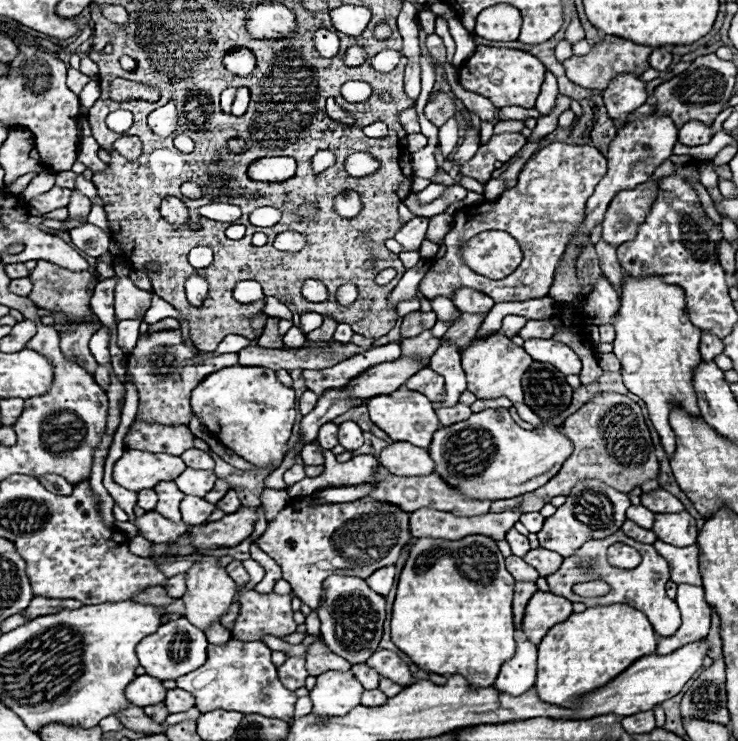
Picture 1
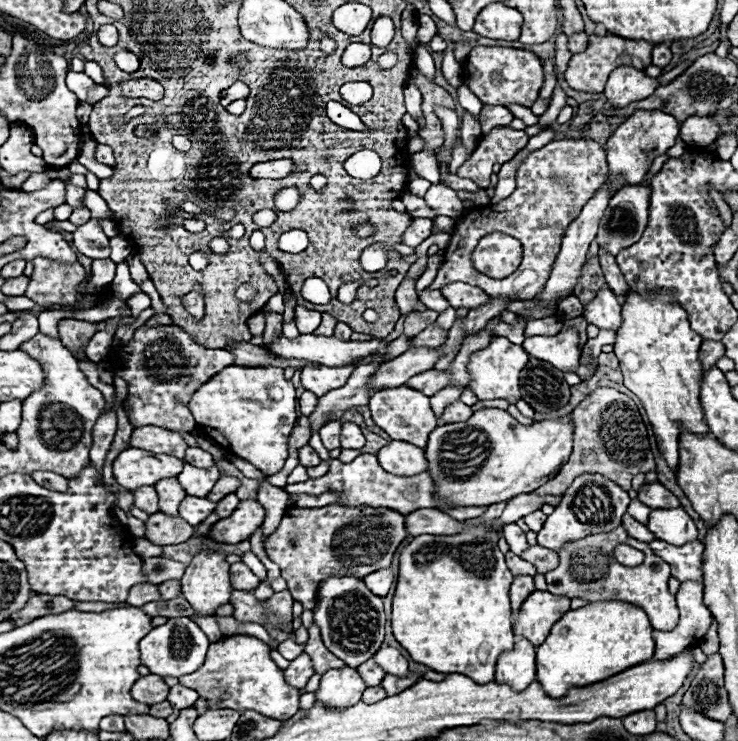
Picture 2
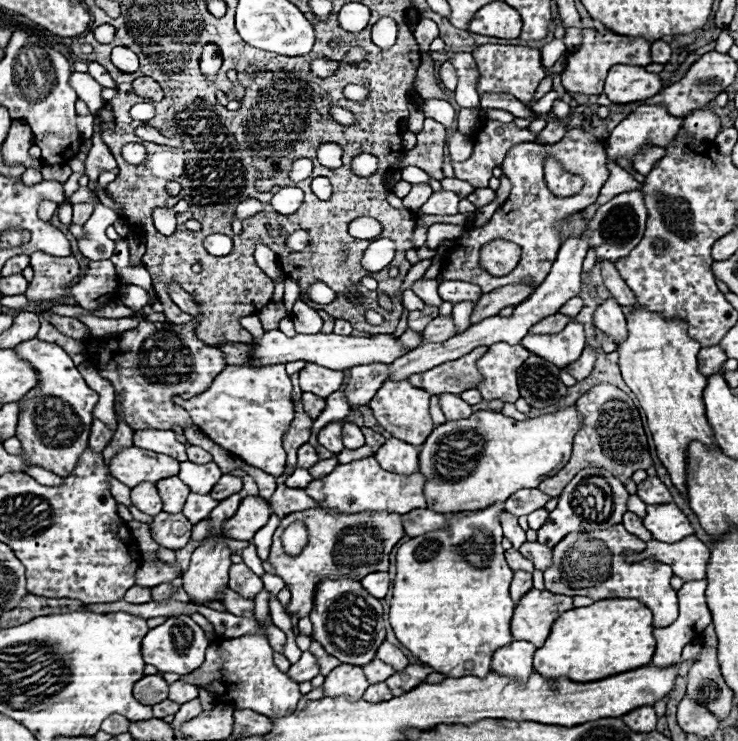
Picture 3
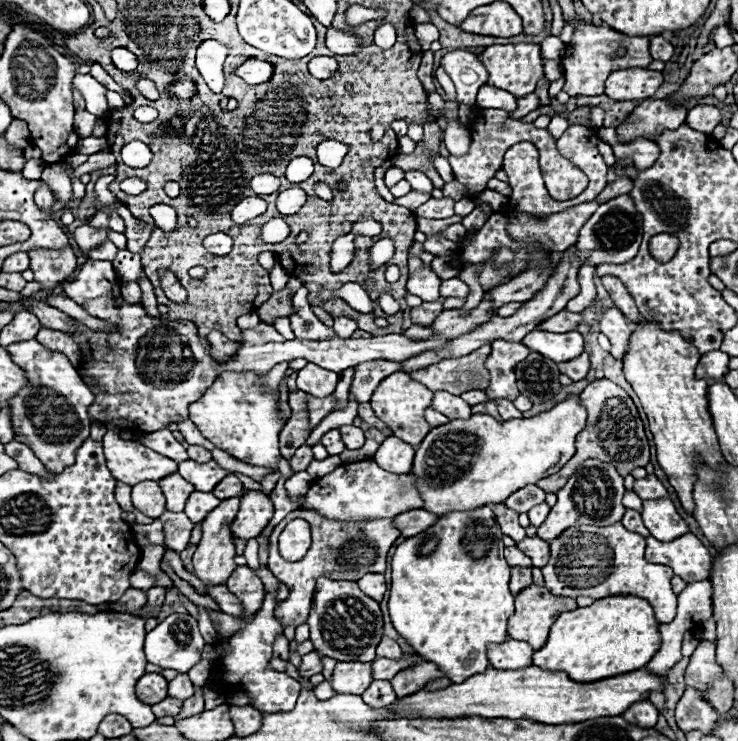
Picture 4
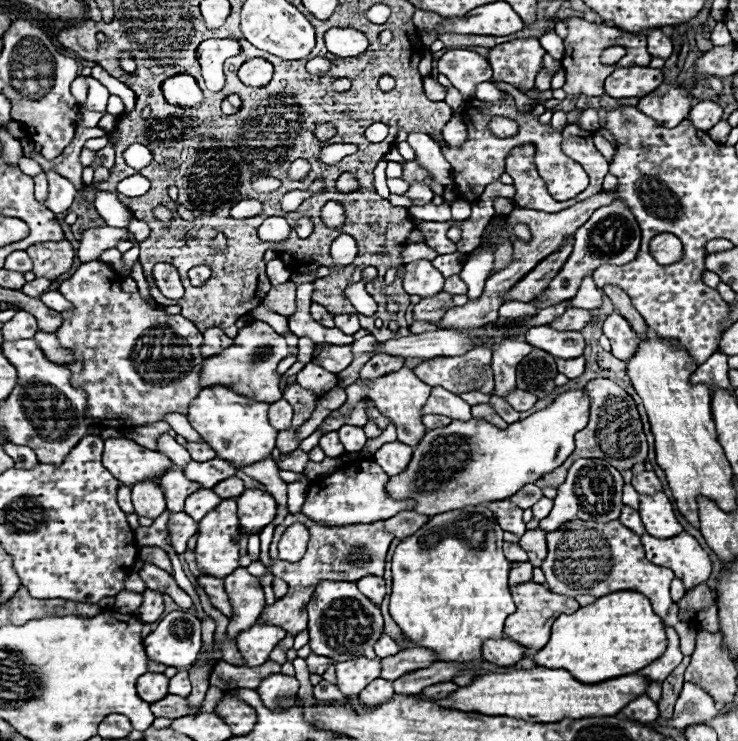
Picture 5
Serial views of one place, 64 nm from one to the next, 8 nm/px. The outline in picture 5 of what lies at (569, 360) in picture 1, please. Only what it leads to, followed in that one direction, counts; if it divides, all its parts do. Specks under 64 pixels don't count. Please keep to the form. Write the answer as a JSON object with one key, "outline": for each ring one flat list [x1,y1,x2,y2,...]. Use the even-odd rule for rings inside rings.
{"outline":[[534,326,526,332,526,342,550,352,554,358,578,358,584,352,584,336,576,330,556,330,552,326]]}

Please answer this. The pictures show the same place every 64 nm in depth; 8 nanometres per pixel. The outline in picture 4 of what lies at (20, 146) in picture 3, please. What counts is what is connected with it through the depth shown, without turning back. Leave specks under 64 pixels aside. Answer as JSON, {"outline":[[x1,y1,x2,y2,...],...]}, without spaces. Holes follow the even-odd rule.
{"outline":[[12,120,12,124,10,124,8,130,6,130,6,140,8,140,12,146,24,150,24,148,30,144,30,132,28,132,26,124,20,122,20,120]]}

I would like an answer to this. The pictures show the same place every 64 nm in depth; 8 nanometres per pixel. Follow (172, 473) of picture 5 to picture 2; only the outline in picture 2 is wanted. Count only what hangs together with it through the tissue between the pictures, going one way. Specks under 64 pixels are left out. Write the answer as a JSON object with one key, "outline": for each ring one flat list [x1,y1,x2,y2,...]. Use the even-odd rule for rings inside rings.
{"outline":[[166,478,166,480,160,480,158,484,154,484,154,488,160,498,160,512,170,514,170,516,178,516,180,502,186,498,186,490,178,484,178,480]]}

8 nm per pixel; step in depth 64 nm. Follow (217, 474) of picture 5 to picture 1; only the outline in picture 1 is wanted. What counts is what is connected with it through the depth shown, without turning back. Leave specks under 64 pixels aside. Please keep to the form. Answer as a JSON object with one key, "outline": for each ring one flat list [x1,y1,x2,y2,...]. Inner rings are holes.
{"outline":[[186,468,176,480,176,486,190,496,198,496,204,498,206,492,210,492,214,488,216,482,216,474,212,470,194,470,194,468]]}

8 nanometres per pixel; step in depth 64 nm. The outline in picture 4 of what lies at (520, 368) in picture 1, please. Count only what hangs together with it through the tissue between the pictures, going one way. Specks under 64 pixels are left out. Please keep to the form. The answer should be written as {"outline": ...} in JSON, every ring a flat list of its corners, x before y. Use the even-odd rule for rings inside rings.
{"outline":[[496,340,492,352,486,360,486,368,490,370,490,388,486,390,488,398,508,398,514,400,518,396,514,368,530,354,522,342,508,342]]}

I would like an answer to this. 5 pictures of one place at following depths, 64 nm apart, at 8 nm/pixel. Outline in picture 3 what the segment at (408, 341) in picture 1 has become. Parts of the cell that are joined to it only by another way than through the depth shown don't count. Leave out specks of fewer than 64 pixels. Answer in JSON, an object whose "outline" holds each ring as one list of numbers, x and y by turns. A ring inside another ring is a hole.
{"outline":[[436,316,424,330,424,342,446,342,450,336,454,336,458,330,454,326,452,316]]}

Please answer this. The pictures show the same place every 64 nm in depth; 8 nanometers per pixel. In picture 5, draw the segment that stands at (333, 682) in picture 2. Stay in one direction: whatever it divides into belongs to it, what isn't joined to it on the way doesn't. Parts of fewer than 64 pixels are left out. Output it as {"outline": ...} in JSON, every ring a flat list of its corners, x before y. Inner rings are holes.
{"outline":[[358,656,354,660,338,662,336,686,344,696,356,696,362,688,366,688,366,684,370,684,370,680,380,678,380,670,382,670,380,658]]}

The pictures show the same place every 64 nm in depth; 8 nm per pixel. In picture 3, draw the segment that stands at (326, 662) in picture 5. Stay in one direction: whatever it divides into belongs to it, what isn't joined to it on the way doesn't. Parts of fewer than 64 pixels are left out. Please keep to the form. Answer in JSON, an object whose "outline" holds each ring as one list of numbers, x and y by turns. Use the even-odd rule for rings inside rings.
{"outline":[[302,652,302,658,296,664,292,664,288,670,288,676,292,680,296,680,298,684,312,680,316,674,320,674,320,668,318,668,316,658,310,652]]}

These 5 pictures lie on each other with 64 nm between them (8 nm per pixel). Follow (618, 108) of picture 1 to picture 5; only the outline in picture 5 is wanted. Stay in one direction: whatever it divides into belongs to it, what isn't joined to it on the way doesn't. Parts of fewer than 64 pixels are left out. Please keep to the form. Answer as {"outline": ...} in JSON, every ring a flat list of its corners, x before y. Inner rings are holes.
{"outline":[[616,68,606,78,606,94,612,98,632,98,644,96,640,92,654,92,662,84,662,70,660,68]]}

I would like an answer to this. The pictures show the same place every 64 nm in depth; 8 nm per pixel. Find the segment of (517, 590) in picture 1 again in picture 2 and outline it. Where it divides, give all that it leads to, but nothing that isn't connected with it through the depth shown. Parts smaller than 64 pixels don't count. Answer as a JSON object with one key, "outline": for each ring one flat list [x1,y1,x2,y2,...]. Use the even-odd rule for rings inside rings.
{"outline":[[516,576,514,582,512,582,512,588,510,588,510,598,512,598,512,612,514,616,518,614,520,606,522,606,522,600,526,600,526,596,530,592,534,592,534,580,532,576]]}

